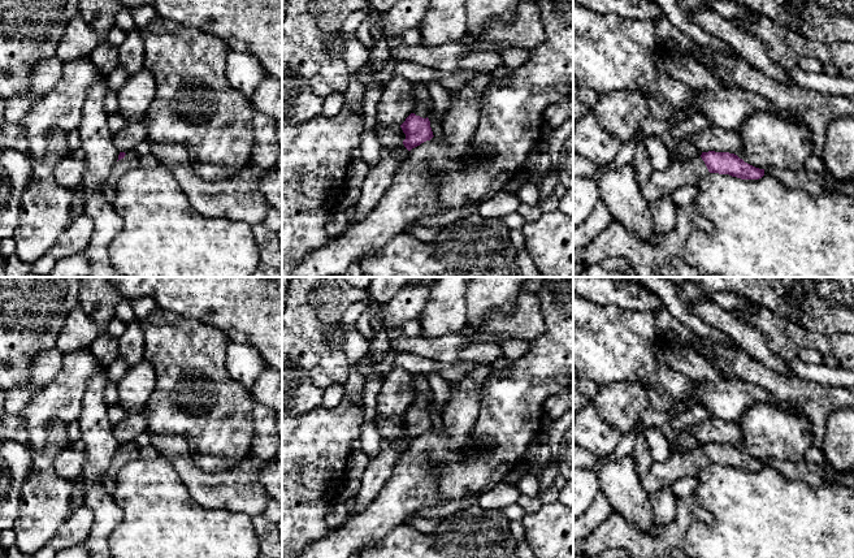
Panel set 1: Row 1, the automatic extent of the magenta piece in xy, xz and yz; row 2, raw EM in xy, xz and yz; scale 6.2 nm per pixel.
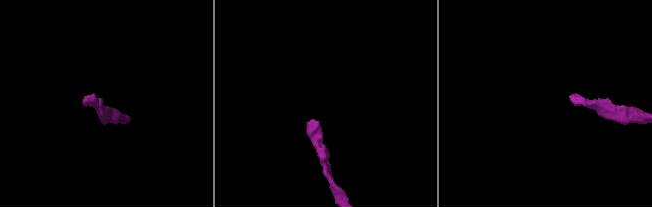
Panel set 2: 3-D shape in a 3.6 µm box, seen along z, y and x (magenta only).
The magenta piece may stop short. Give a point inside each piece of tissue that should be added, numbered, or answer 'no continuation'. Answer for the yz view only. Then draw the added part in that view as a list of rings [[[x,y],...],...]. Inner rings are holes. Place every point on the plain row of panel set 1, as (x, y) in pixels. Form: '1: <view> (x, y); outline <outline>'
1: yz (679, 464); outline [[[701,447],[690,453],[671,451],[663,463],[654,462],[647,473],[641,476],[641,485],[647,494],[651,494],[660,489],[671,488],[673,483],[682,477],[697,477],[708,464]]]

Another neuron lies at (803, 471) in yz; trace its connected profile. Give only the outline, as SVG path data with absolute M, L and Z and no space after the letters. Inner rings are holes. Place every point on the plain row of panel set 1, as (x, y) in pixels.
M767 459L764 460L764 467L773 468L786 479L803 481L814 488L823 484L842 485L838 480L825 477L819 466L809 463L805 459L799 462Z

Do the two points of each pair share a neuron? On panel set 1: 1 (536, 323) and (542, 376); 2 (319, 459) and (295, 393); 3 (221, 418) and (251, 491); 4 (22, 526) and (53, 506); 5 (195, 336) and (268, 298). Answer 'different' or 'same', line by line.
1: different
2: different
3: different
4: same
5: different

